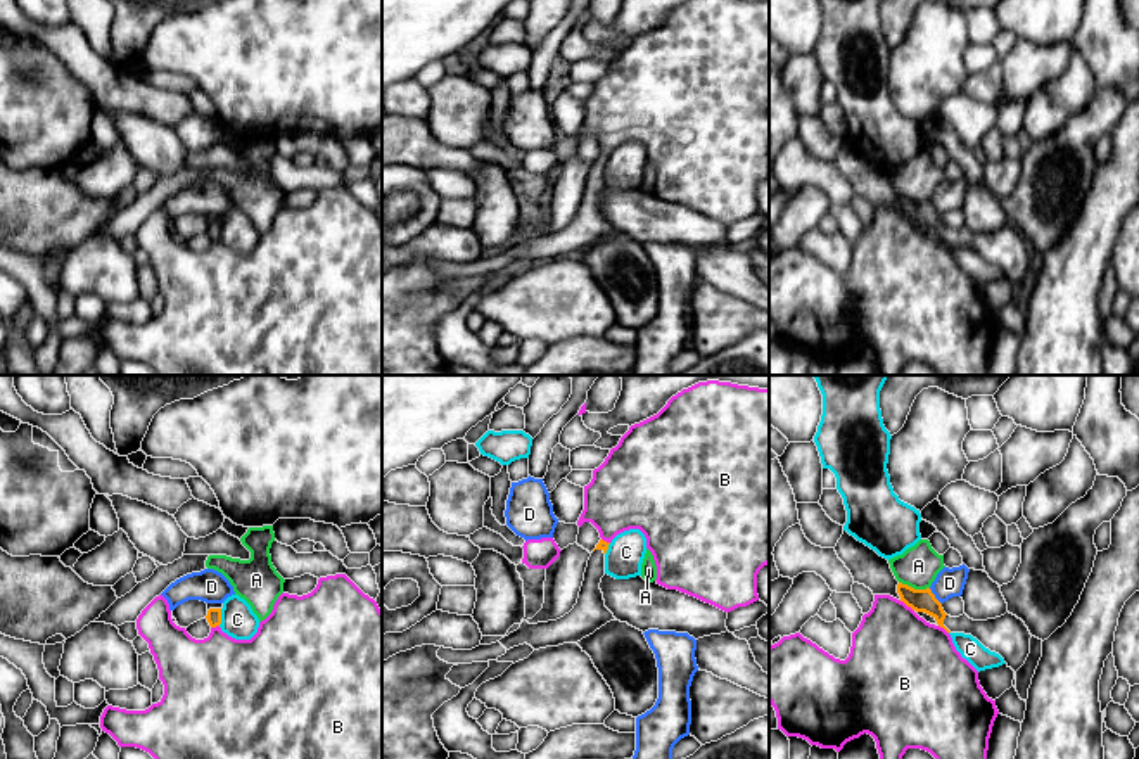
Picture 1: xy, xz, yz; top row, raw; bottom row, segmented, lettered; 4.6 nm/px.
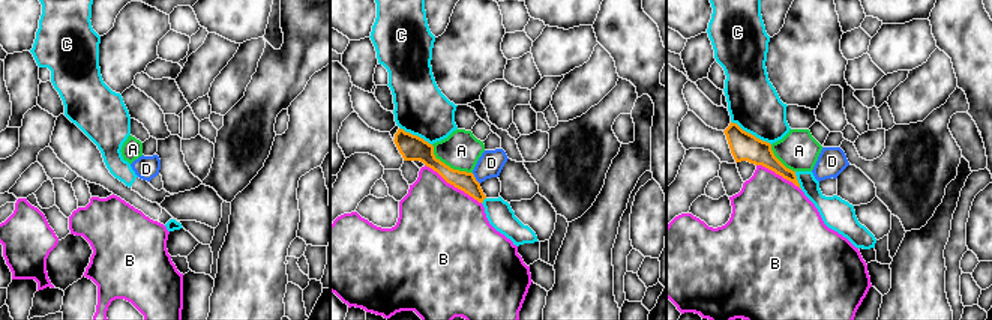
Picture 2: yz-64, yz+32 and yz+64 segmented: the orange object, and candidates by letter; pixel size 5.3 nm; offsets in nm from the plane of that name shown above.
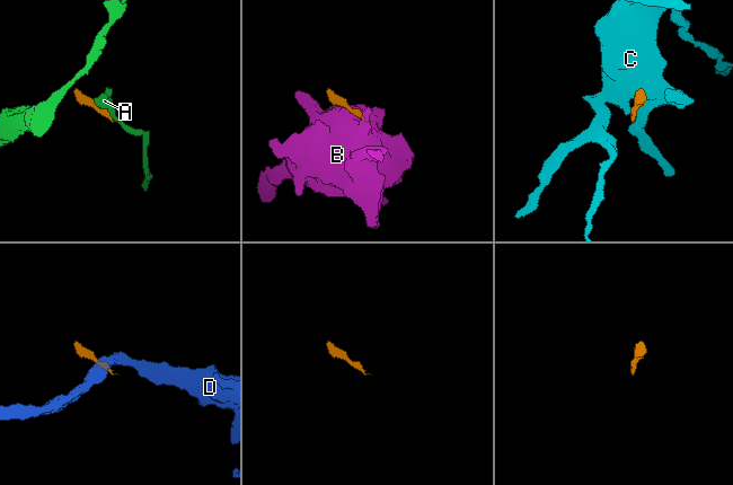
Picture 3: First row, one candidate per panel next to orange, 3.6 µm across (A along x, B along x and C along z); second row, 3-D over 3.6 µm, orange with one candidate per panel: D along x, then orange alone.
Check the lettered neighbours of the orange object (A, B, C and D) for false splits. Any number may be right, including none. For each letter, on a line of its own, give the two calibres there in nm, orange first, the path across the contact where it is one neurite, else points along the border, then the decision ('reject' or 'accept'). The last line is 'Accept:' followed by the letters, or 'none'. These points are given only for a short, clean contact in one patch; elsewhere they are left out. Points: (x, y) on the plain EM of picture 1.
A: 110/190 nm | along yz (899, 194), (915, 201), (929, 201) | reject
B: 110/420 nm | along yz (899, 213), (913, 223) | reject
C: 70/160 nm | reject
D: 110/130 nm | along yz (929, 201), (941, 216) | reject
Accept: none

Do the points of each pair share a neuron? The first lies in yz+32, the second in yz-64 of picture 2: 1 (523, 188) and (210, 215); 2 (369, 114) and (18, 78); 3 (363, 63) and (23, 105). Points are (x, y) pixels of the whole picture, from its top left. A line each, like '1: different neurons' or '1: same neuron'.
1: different neurons
2: different neurons
3: same neuron

